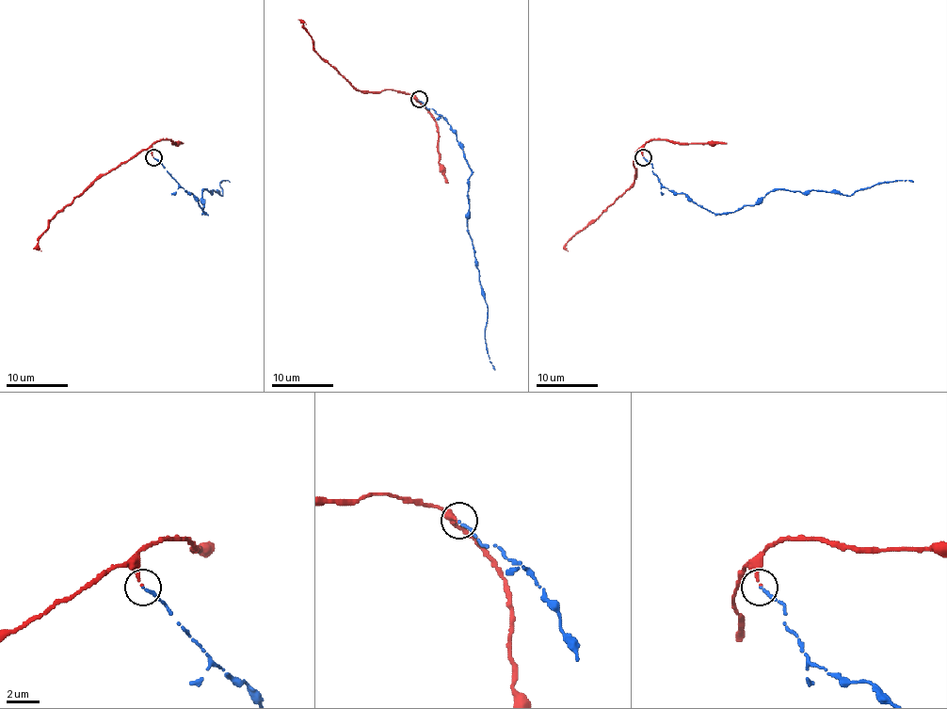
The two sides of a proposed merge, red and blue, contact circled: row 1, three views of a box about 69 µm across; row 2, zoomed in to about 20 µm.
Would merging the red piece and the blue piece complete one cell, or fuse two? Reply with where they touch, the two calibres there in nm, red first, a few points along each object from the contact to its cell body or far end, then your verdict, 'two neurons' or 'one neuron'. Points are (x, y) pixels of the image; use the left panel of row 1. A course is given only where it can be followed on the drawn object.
at (153, 157); 200 nm thick on the red side, 160 nm on the other; red runs (153, 157), (147, 150), (142, 150), (101, 174), (49, 221), (49, 227), (39, 239), (41, 250); blue runs (153, 157), (192, 193), (206, 213), (202, 190), (211, 193), (214, 190), (221, 196), (220, 182), (229, 182); one neuron

